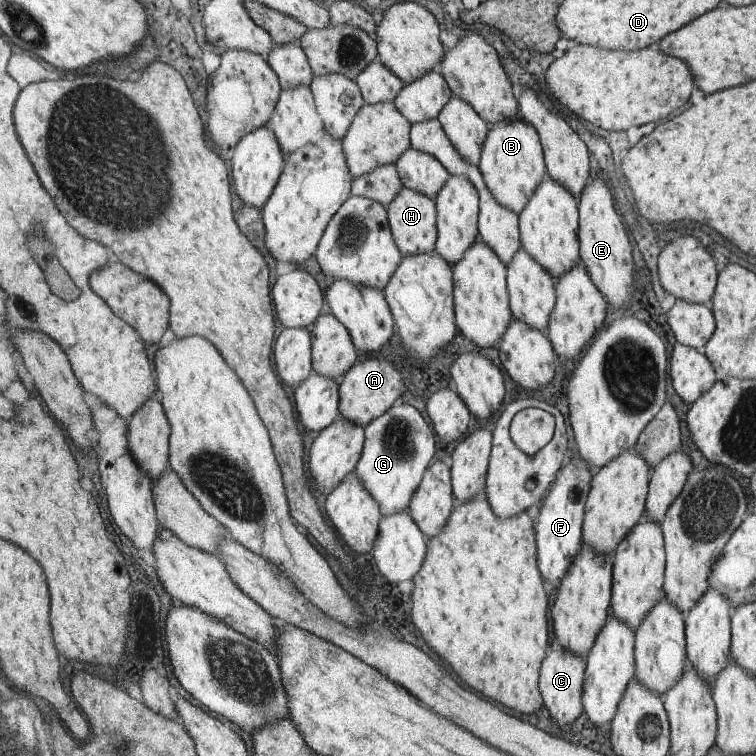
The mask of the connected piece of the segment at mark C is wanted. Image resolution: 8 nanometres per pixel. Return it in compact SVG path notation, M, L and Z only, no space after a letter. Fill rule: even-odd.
M554 642L548 651L548 656L539 670L539 689L543 695L543 704L548 709L551 721L561 730L574 726L582 710L582 686L586 678L586 660L568 652L560 643Z

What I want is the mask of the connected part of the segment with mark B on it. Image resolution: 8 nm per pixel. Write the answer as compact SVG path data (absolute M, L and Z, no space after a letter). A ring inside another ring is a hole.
M522 118L504 119L490 125L478 167L483 174L483 181L487 183L495 199L504 208L519 215L547 174L543 145L538 131Z

